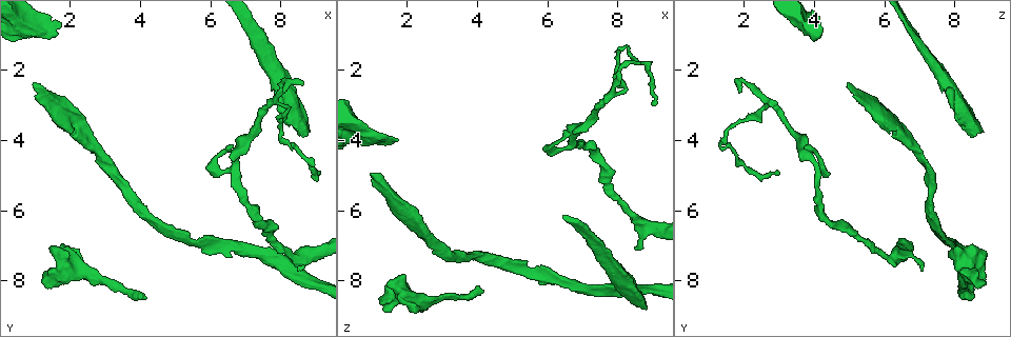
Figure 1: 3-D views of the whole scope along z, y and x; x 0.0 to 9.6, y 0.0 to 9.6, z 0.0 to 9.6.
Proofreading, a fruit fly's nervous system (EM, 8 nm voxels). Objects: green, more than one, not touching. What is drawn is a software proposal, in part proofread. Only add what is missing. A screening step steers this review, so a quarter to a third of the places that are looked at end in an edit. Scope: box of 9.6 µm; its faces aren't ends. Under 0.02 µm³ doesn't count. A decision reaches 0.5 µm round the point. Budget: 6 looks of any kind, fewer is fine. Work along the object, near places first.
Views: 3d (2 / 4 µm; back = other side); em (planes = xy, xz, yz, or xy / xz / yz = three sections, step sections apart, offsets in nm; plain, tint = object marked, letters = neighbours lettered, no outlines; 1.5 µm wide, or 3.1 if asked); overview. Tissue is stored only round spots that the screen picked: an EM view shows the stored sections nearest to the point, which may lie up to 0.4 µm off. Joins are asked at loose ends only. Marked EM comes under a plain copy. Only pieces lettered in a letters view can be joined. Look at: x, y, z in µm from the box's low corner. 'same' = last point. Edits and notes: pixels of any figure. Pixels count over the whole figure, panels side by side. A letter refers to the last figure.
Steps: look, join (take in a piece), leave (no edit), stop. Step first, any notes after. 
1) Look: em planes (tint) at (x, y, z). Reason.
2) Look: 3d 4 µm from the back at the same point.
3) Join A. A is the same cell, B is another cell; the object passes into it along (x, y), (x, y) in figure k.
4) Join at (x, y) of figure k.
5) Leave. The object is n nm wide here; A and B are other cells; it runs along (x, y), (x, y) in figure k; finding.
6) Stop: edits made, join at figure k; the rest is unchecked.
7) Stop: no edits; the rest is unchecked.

Look: 3d 2 µm at (1.35, 8.00, 8.80).

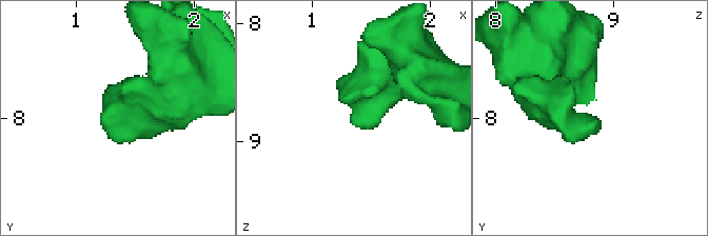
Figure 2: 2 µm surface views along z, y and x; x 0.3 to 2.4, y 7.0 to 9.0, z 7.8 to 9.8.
Look: em planes (letters) at (1.32, 8.04, 8.84).

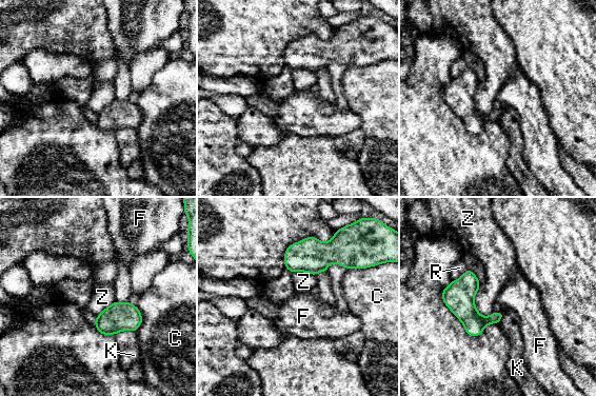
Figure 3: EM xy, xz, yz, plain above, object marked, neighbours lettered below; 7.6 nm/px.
Leave. C, F, K, R and Z are other cells; no lettered piece goes on from it.

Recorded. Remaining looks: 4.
Look: 3d 2 µm at (8.75, 3.80, 8.85).

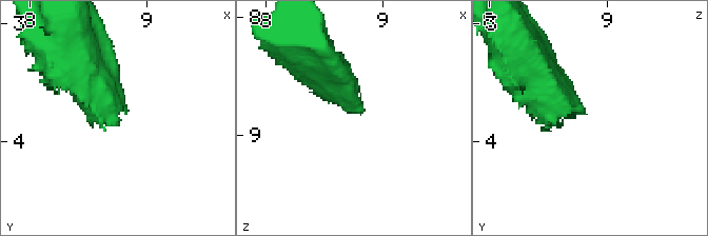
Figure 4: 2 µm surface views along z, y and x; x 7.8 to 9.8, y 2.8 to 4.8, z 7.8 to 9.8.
Look: em xz step 8 (tint) at (8.82, 3.78, 8.80).

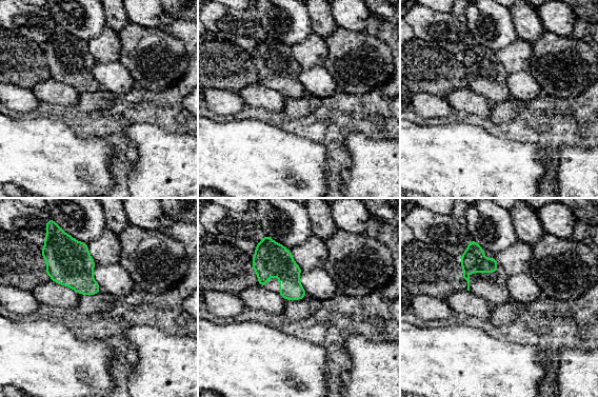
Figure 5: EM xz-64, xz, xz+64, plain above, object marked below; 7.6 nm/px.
Look: em planes (letters) at the same point.

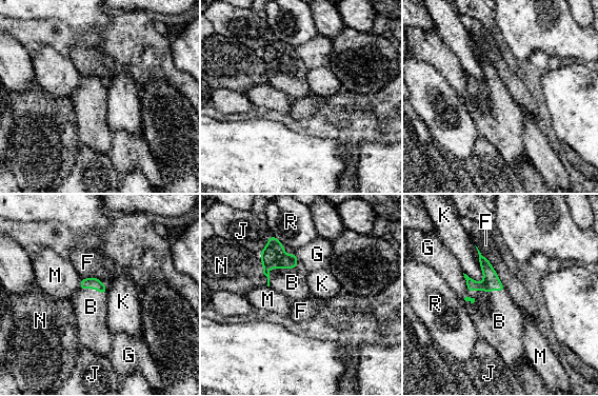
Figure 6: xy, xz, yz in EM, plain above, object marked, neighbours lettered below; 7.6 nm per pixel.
Join B. B is the same cell, F, G, J, K, M, N and R are other cells; the object passes into it along (273, 256), (278, 268), (292, 282) in figure 6; it goes on there.

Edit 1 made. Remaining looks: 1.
Stop: edits made, join at figure 6; the rest is unchecked.

